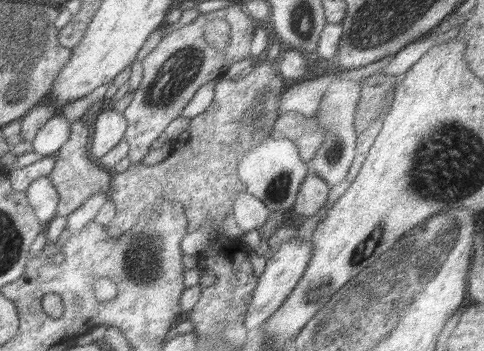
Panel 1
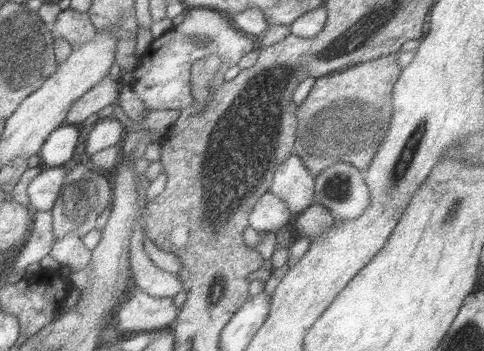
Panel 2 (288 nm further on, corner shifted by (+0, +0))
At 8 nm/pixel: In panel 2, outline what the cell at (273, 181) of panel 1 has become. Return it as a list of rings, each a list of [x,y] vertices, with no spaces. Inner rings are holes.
[[[289,156],[275,172],[269,192],[275,194],[291,214],[303,212],[313,204],[313,178],[301,156]]]

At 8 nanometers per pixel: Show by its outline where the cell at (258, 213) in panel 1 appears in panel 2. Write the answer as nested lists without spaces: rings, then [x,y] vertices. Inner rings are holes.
[[[265,192],[255,202],[249,214],[249,230],[253,232],[277,232],[281,226],[287,224],[291,212],[275,194]]]

